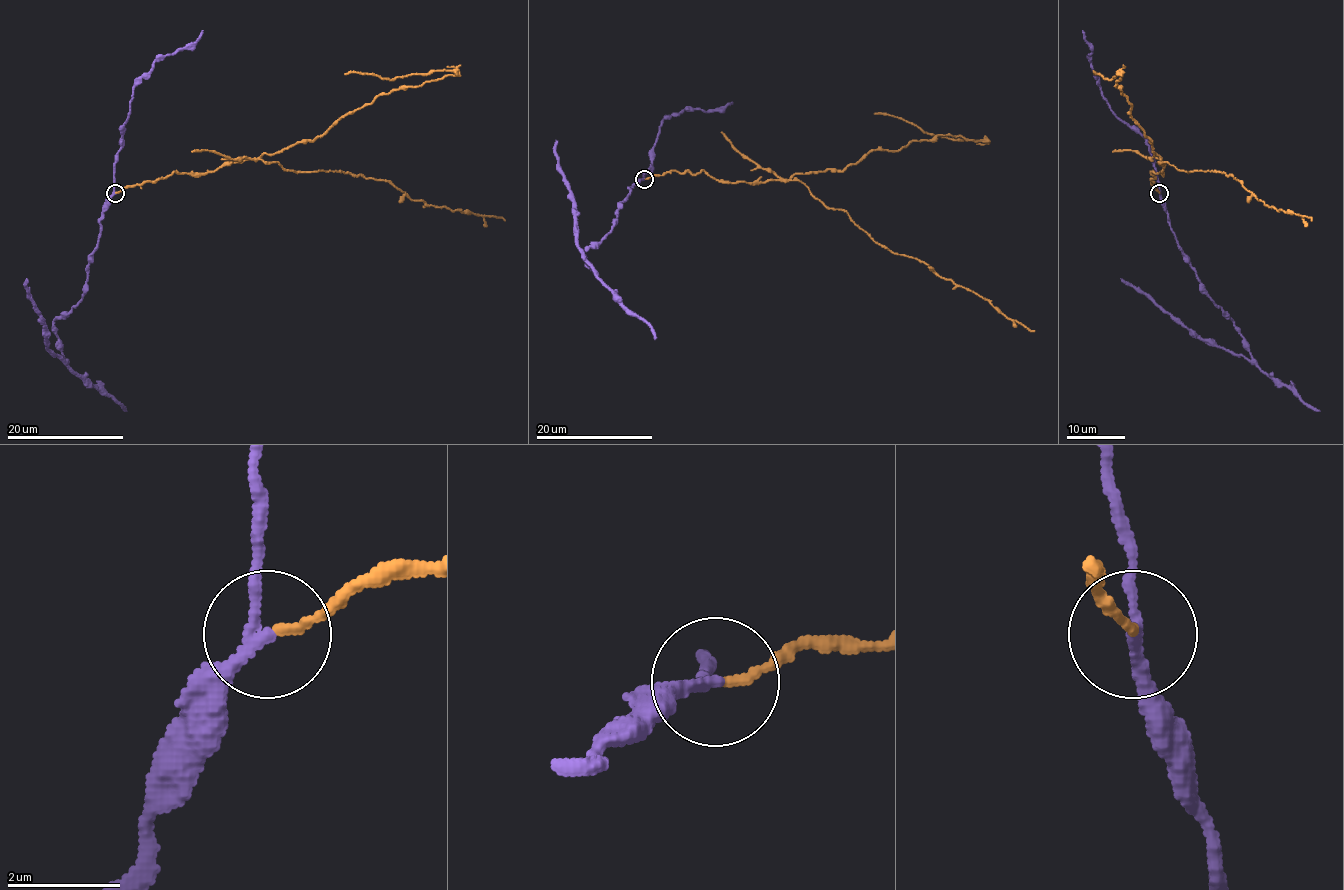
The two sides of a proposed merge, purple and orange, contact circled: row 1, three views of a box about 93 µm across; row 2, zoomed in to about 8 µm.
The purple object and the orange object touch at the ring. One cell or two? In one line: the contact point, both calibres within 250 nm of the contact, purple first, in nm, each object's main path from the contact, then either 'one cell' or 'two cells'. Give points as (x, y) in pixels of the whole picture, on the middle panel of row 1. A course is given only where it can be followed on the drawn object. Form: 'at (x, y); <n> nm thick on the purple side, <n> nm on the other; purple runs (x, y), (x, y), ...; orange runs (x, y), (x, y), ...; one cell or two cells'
at (644, 179); 180 nm thick on the purple side, 160 nm on the other; purple runs (644, 179), (629, 188), (597, 245), (582, 252), (594, 271), (578, 245), (575, 201), (556, 140); orange runs (645, 179), (672, 170), (789, 179), (938, 135), (983, 141), (874, 113); two cells

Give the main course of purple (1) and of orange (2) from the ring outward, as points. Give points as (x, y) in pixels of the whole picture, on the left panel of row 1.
1: (114, 192), (103, 213), (87, 290), (53, 321), (63, 361), (47, 347), (46, 326), (27, 279)
2: (116, 192), (173, 173), (207, 173), (313, 141), (382, 93), (454, 72), (387, 80), (344, 74)

